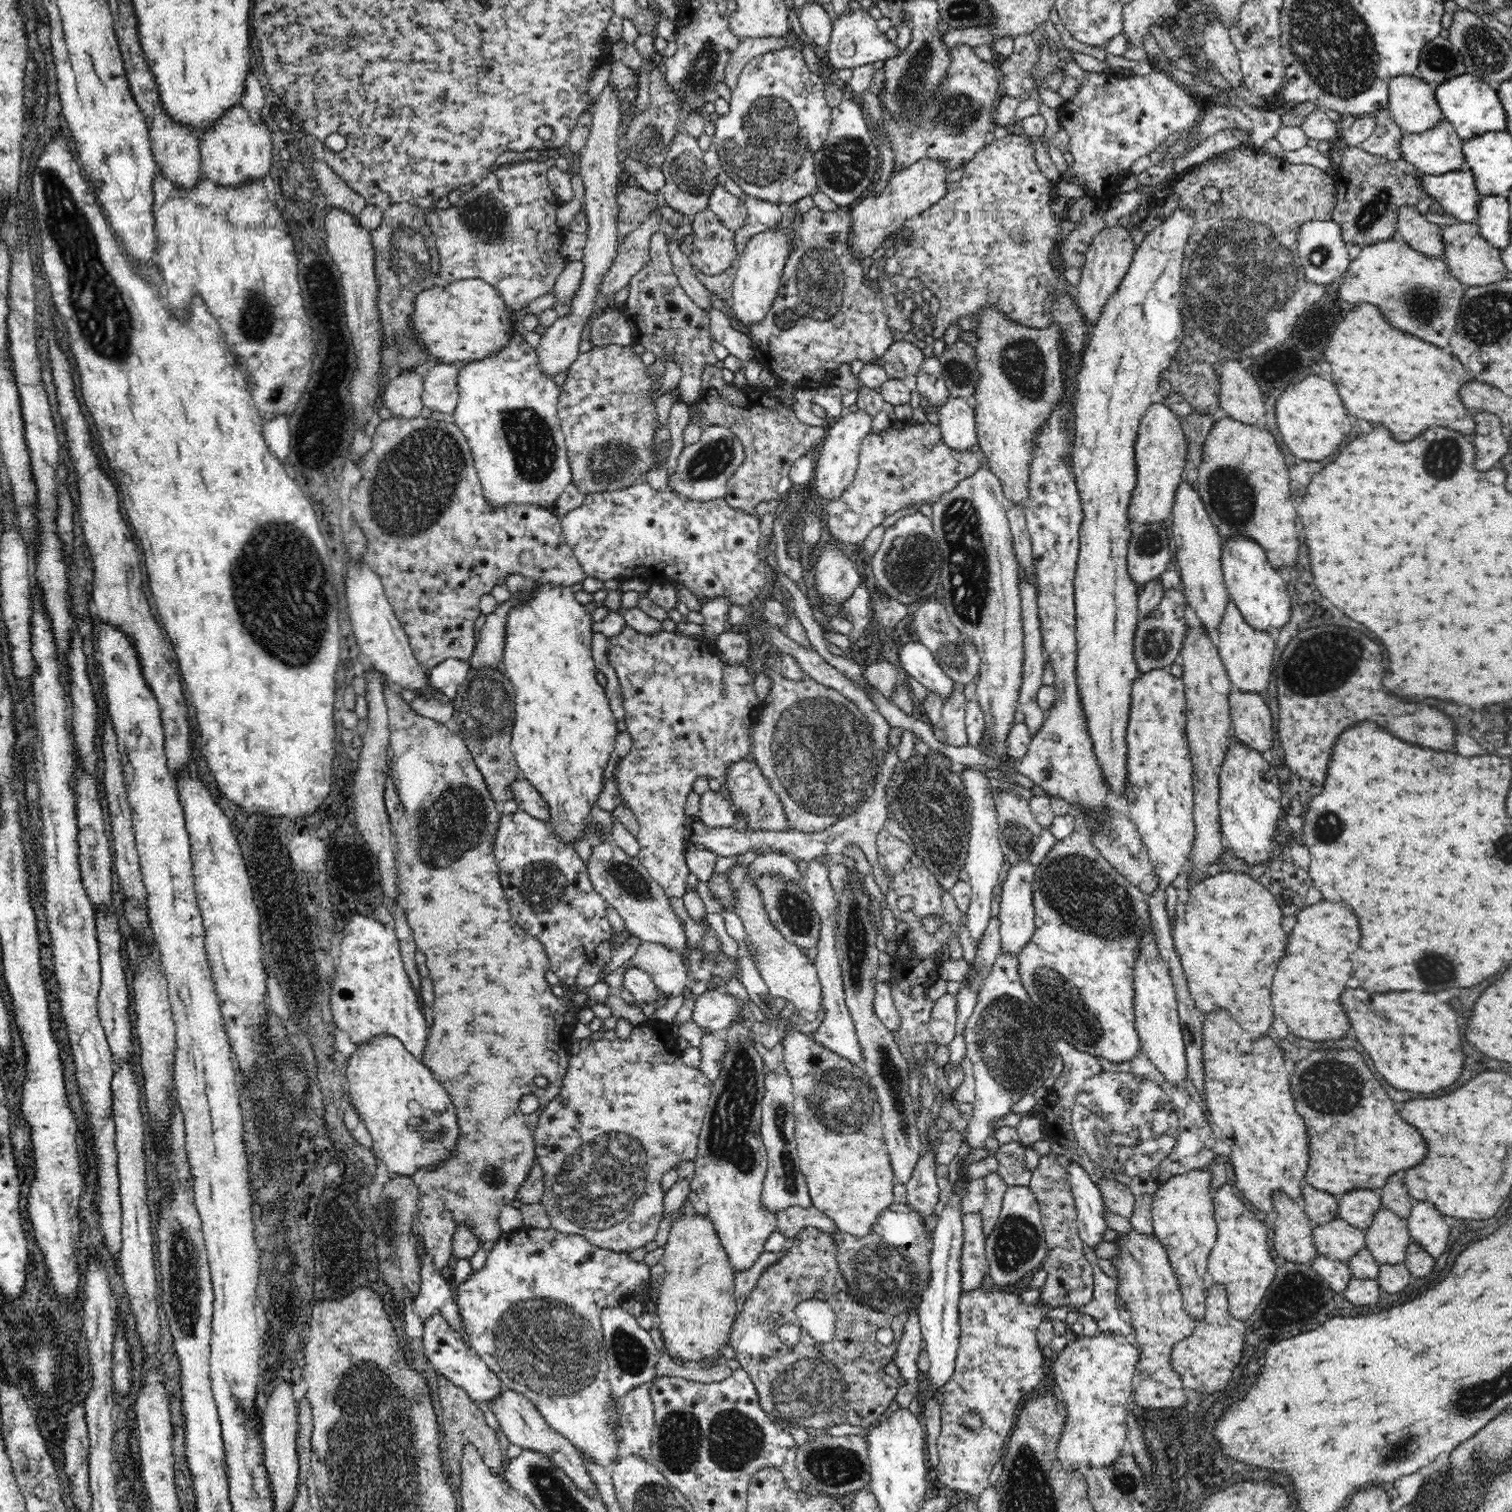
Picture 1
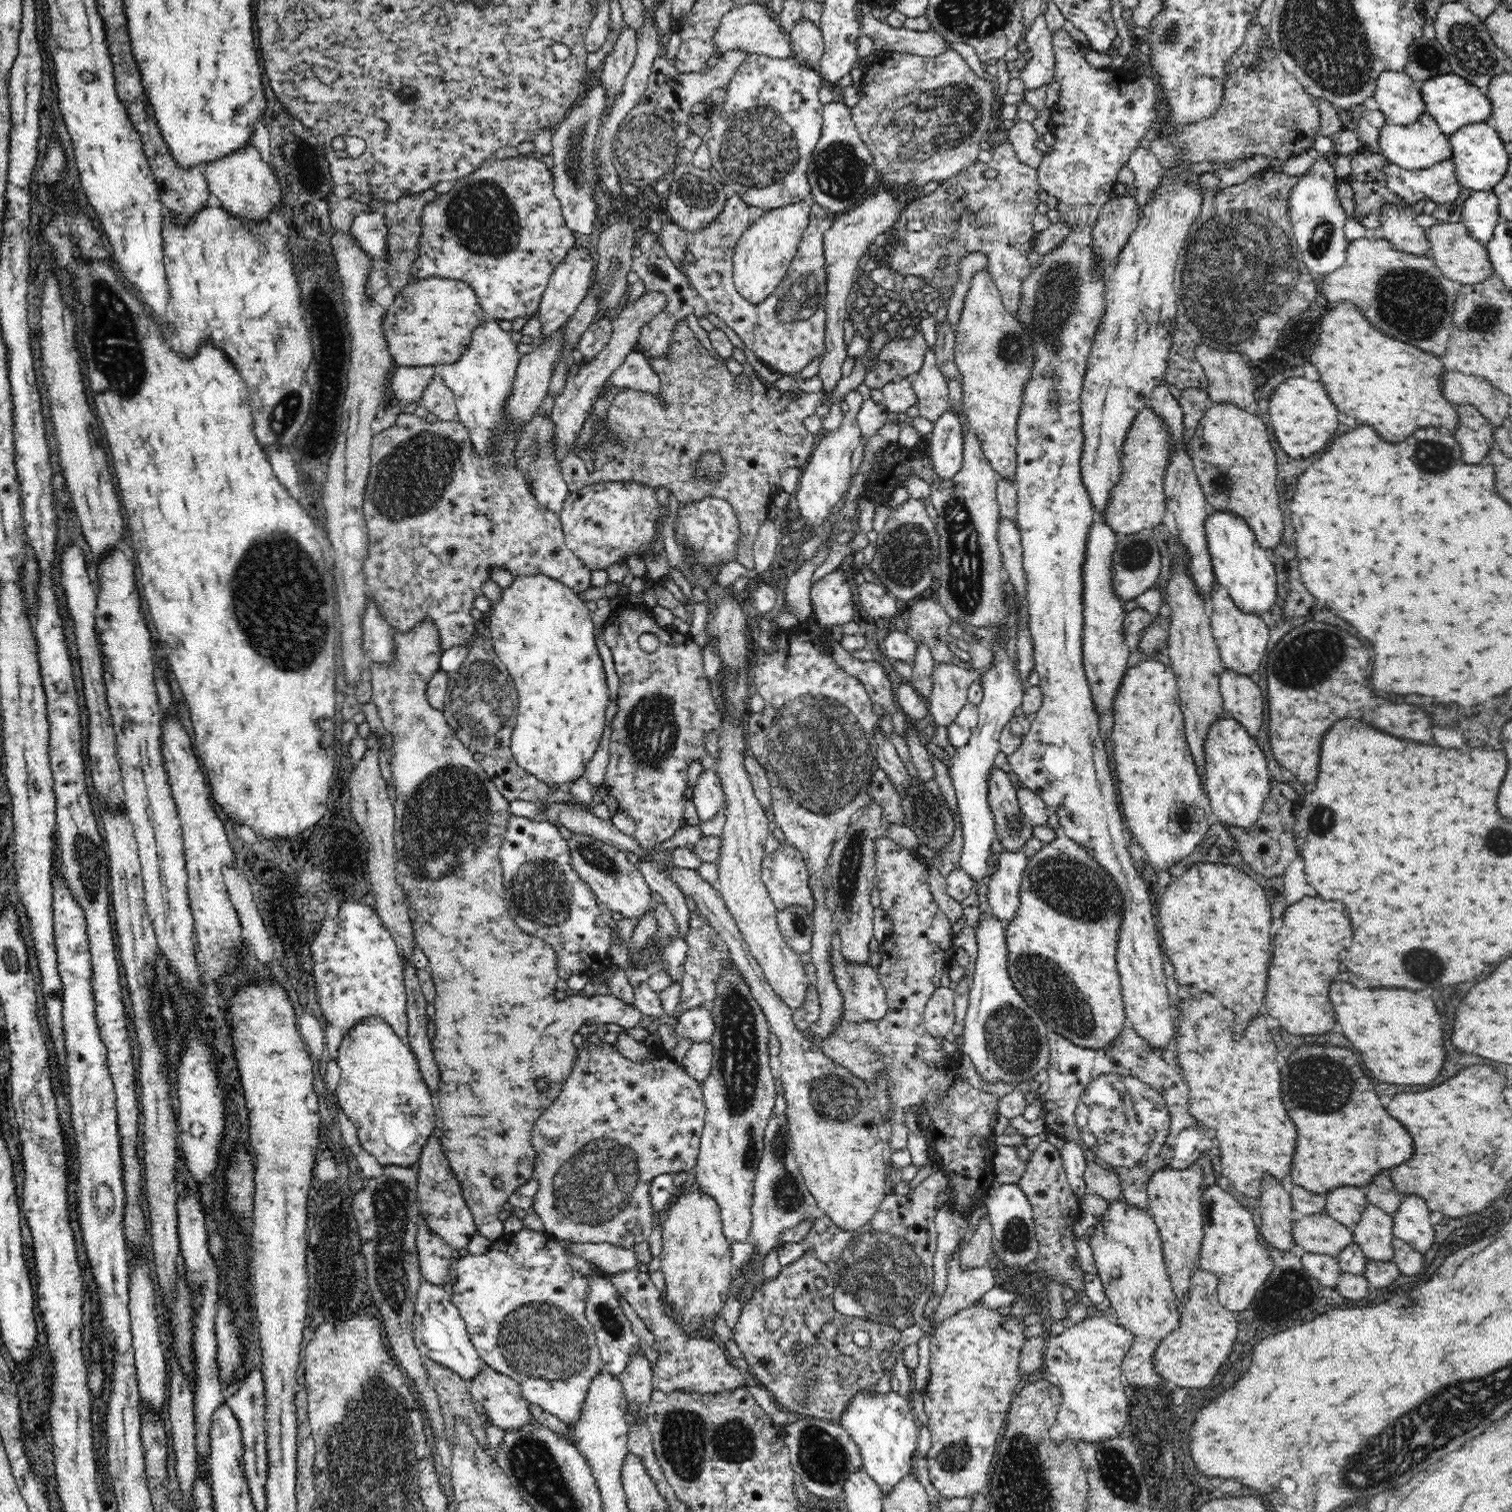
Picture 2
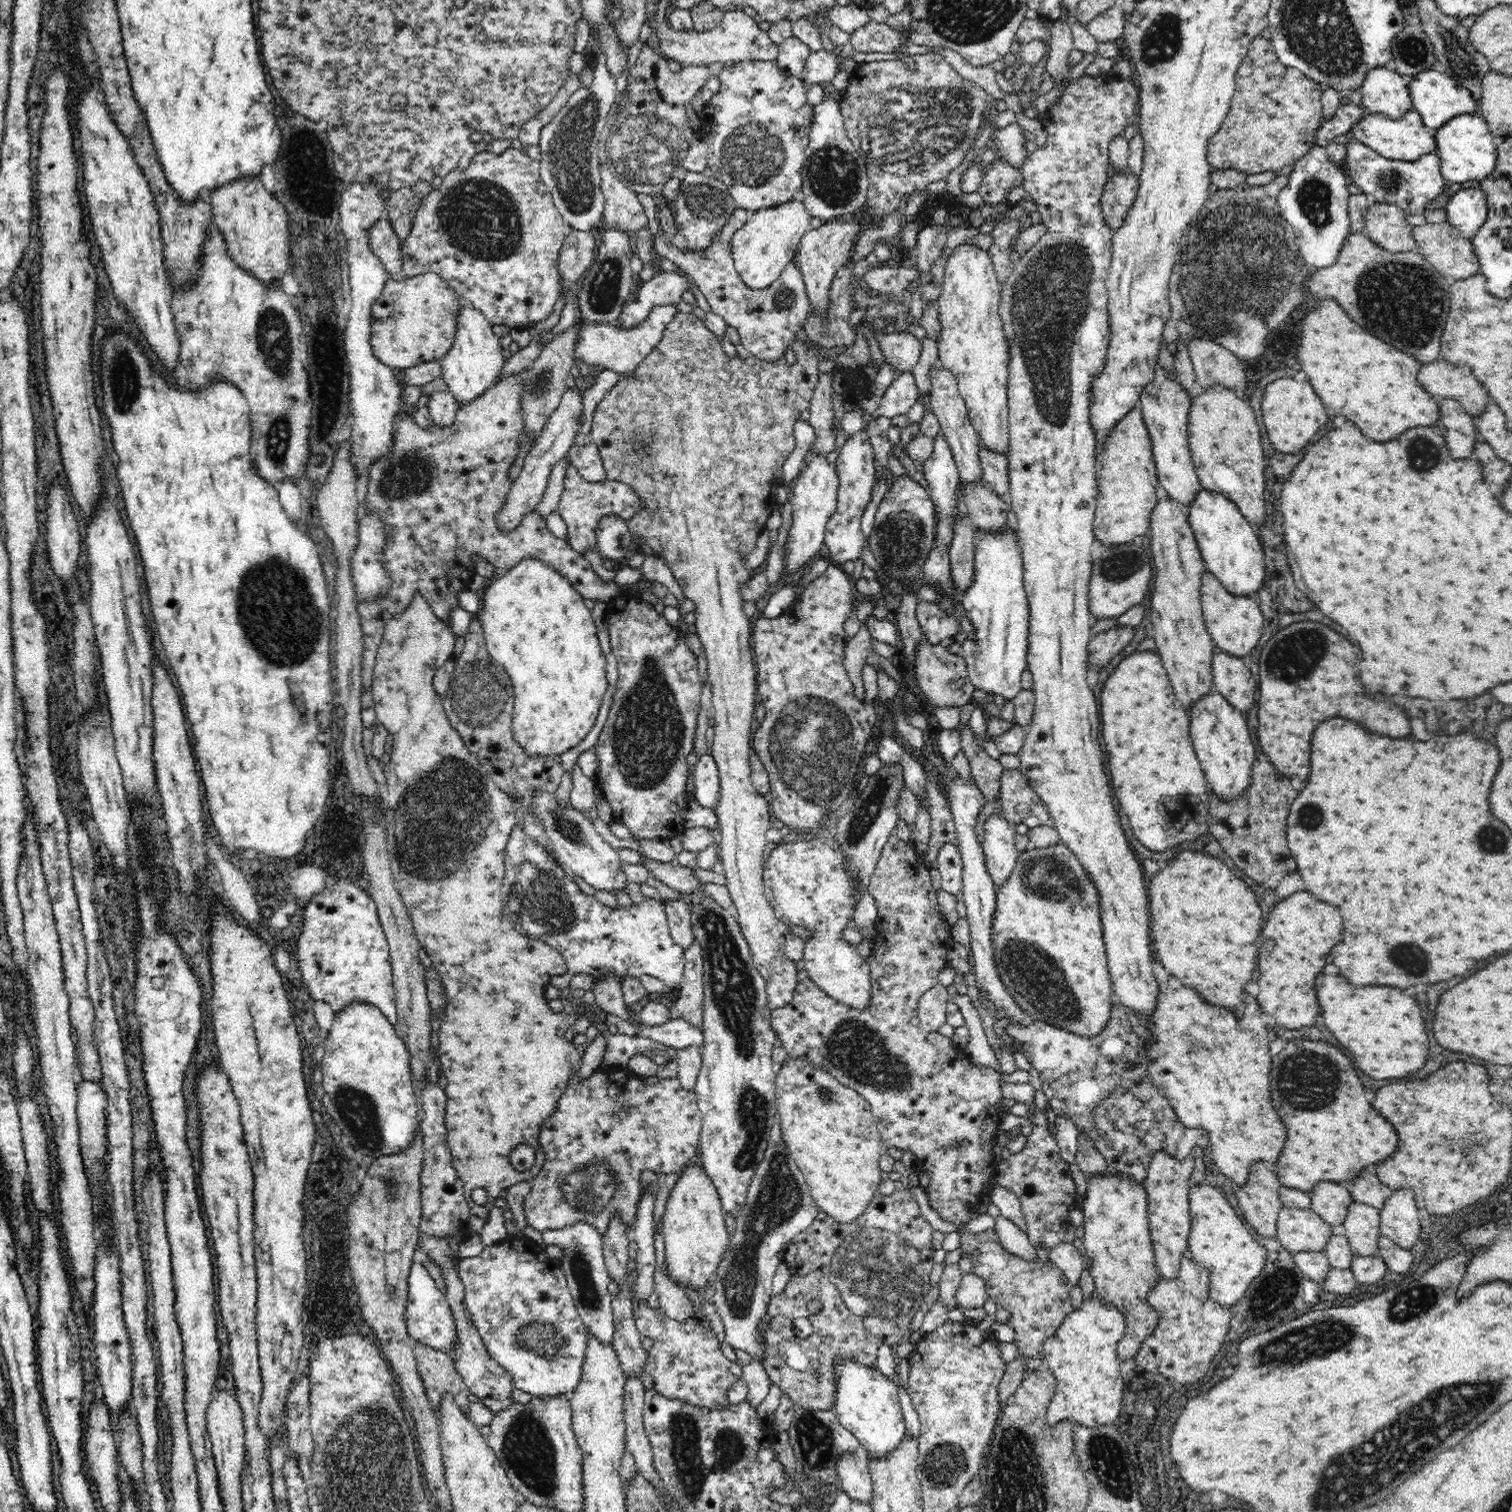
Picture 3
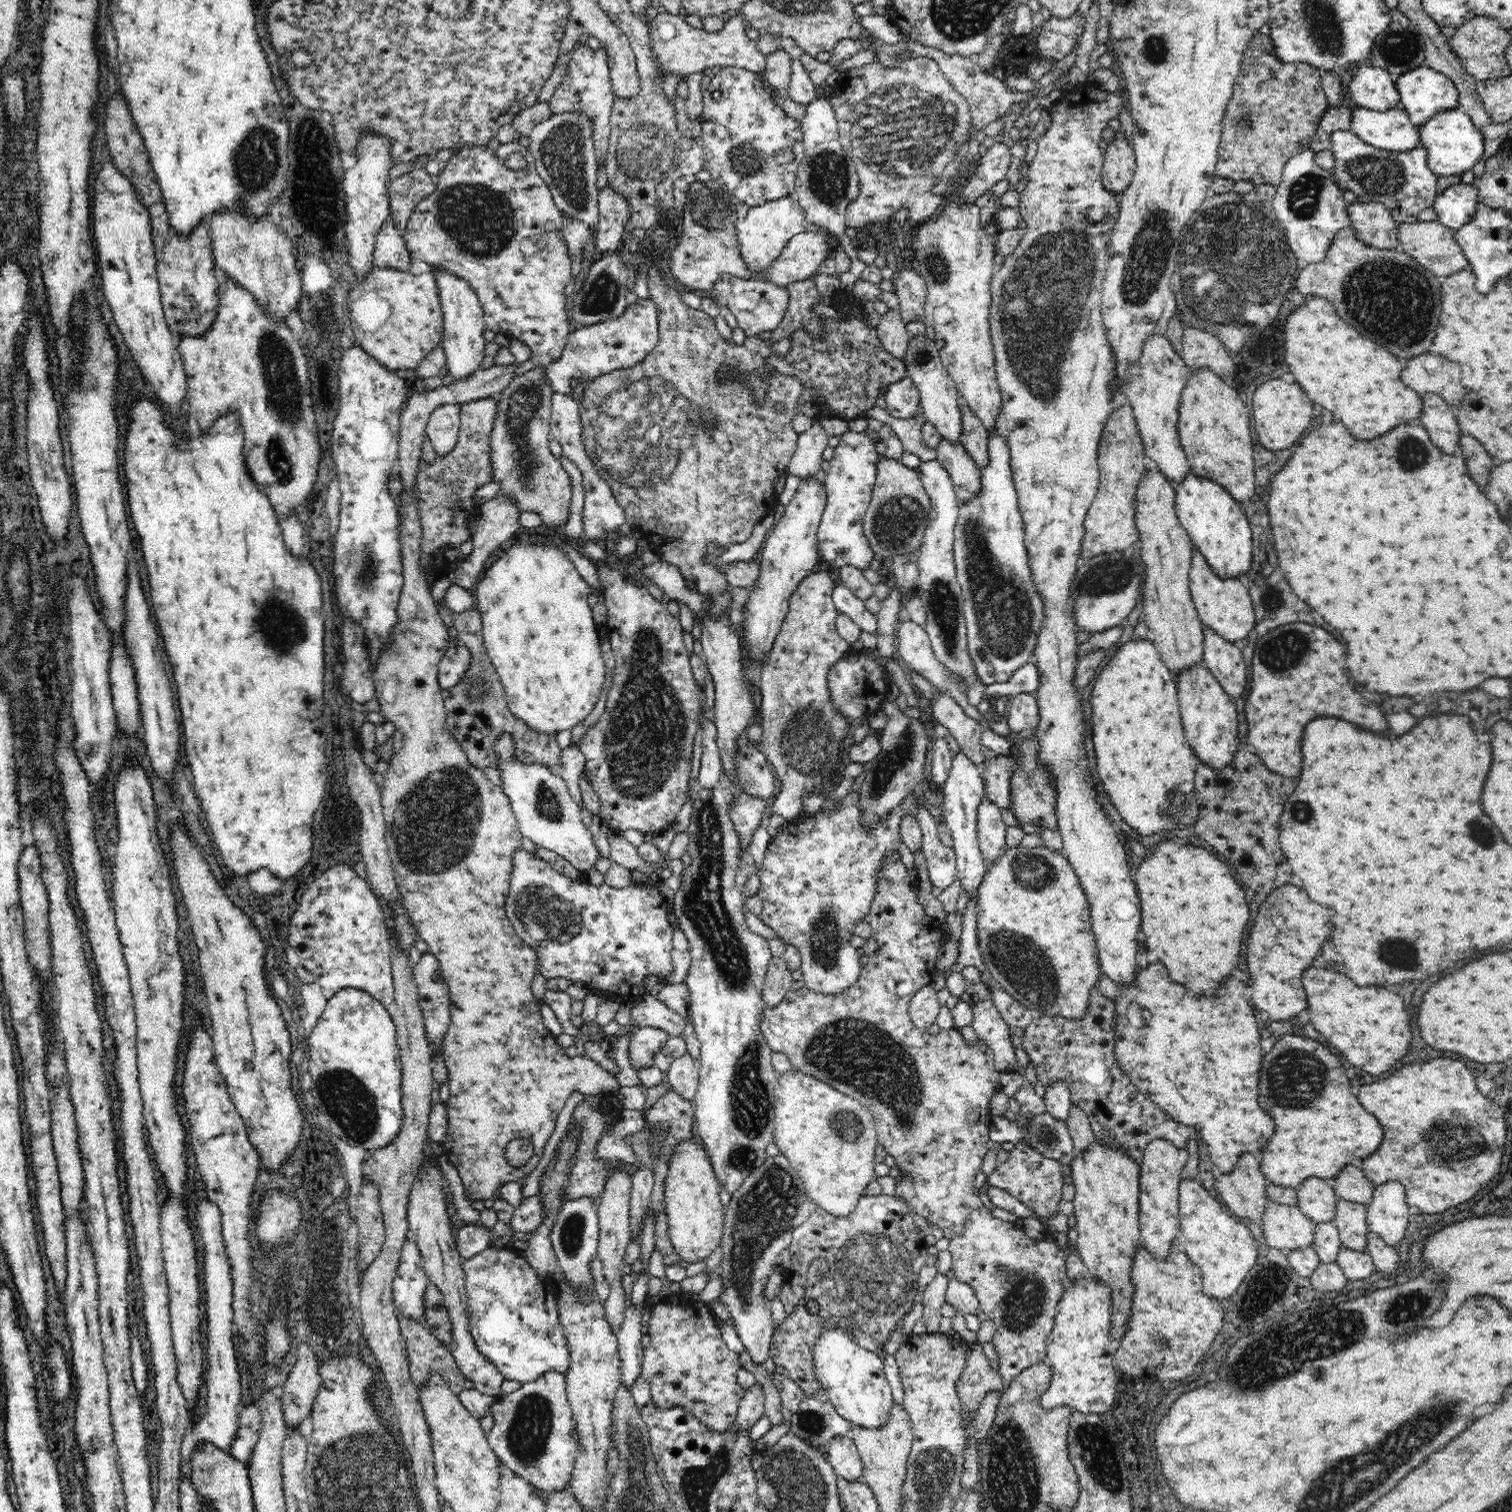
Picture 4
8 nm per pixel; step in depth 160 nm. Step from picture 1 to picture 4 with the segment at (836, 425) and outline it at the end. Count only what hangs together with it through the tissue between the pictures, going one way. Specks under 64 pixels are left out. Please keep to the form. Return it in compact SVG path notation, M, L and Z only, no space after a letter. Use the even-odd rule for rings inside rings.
M806 477L801 480L801 484L790 503L785 506L785 513L781 519L768 531L770 536L765 539L764 548L760 549L762 558L758 578L755 579L752 592L748 592L750 600L746 605L746 616L744 616L744 630L746 630L746 644L750 648L750 660L760 660L764 652L772 650L774 639L781 629L781 622L784 620L789 609L789 600L800 581L810 573L812 568L822 566L818 550L818 526L826 508L826 490L824 484L814 477Z

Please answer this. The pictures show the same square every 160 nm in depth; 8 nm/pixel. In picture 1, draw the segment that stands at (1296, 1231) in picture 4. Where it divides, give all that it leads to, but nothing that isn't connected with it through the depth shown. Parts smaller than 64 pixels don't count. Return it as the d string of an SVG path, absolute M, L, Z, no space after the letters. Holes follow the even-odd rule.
M1337 1217L1324 1225L1314 1224L1312 1238L1318 1254L1347 1262L1366 1248L1365 1232Z

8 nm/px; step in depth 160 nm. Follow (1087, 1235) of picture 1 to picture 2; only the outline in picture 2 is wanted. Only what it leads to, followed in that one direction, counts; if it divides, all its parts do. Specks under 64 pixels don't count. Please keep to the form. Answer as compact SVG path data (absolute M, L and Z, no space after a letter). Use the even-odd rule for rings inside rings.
M1066 1140L1060 1154L1072 1193L1080 1198L1087 1192L1087 1185L1084 1181L1087 1161L1084 1153L1077 1142Z

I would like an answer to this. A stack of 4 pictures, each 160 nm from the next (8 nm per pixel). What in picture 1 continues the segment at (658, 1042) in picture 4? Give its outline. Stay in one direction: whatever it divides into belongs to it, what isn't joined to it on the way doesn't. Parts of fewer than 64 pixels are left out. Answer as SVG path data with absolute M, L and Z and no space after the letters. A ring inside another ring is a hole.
M708 989L698 995L691 1019L702 1029L719 1034L726 1026L734 1022L734 1014L742 1014L746 1004L730 993L720 989Z

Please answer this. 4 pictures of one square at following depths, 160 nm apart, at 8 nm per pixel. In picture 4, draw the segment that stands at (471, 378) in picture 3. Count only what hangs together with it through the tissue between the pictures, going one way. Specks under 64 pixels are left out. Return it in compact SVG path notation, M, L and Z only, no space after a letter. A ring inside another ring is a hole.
M436 272L438 280L438 298L442 309L443 338L441 348L446 355L447 372L454 380L464 380L472 376L476 370L482 368L484 362L485 346L484 339L484 313L477 294L465 279L452 275L450 272Z

